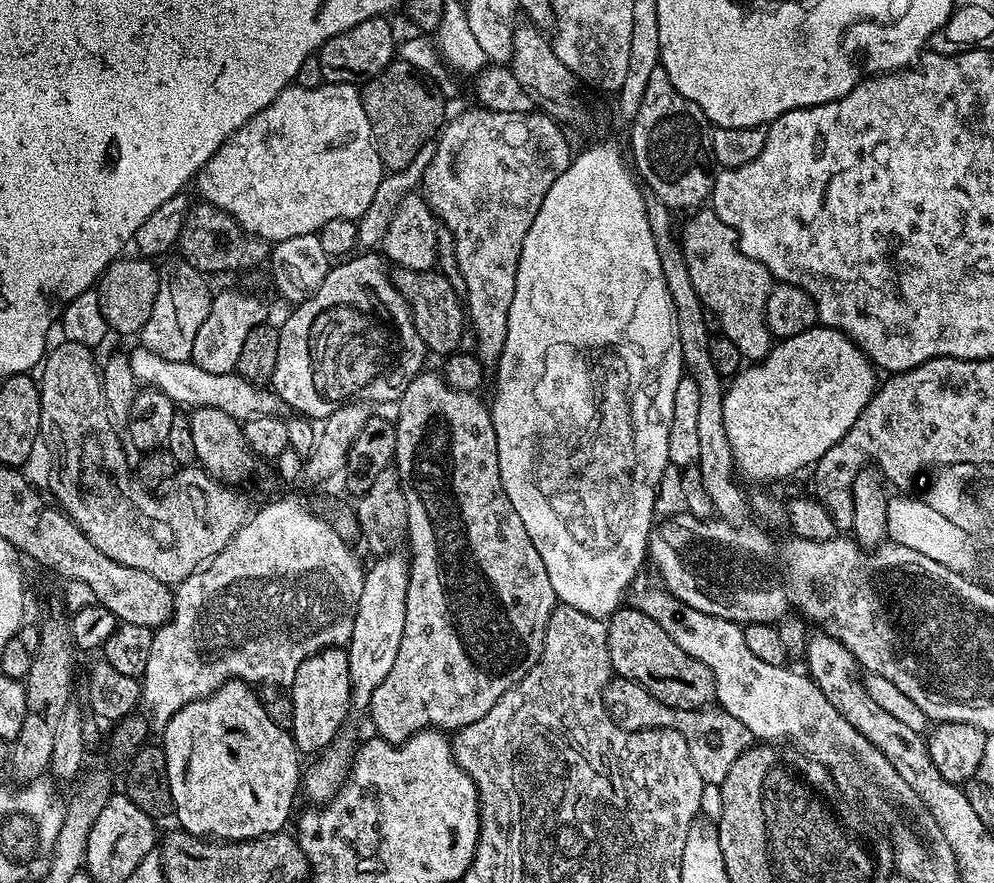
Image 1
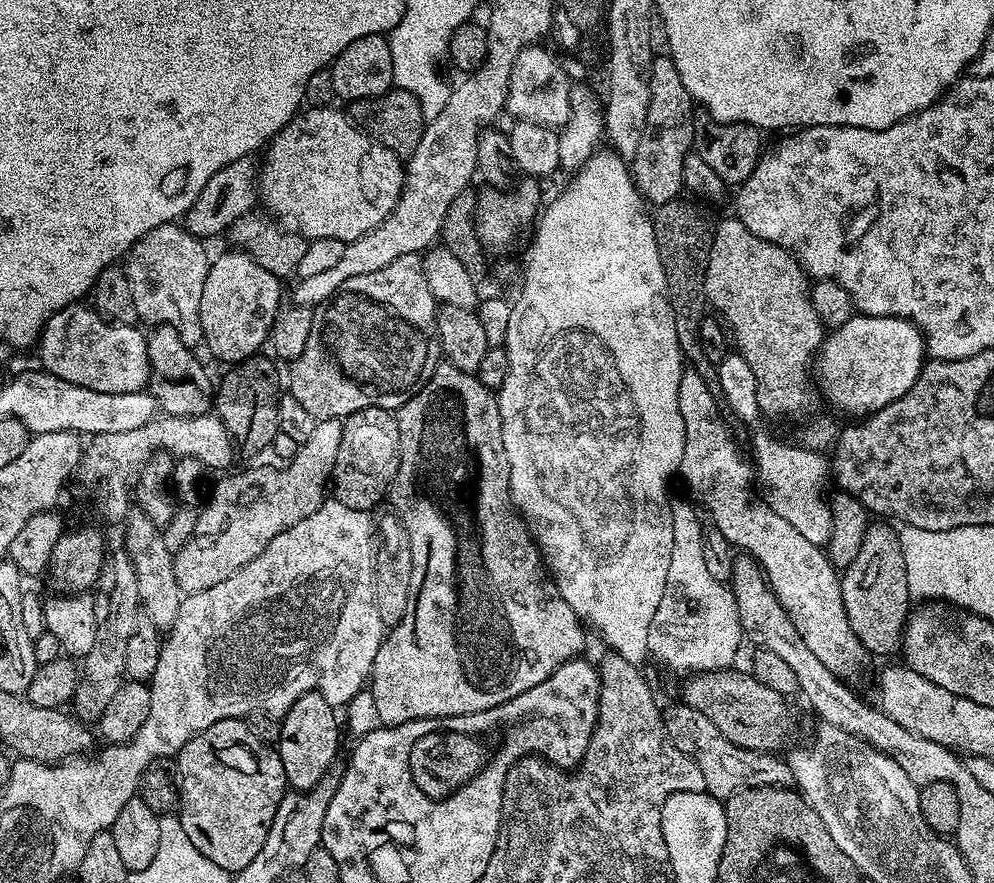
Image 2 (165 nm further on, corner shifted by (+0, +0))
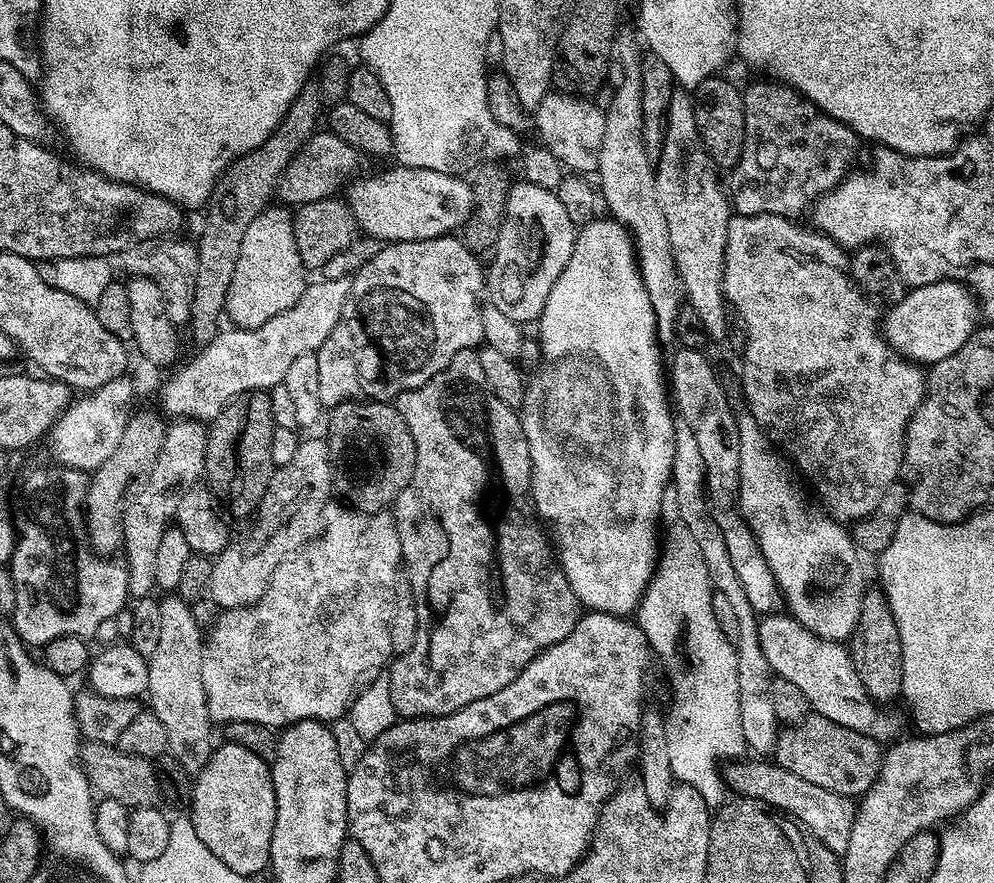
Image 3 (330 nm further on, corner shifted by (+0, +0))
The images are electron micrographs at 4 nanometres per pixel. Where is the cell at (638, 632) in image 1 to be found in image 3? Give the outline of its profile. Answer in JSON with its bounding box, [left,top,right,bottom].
[774,714,882,798]

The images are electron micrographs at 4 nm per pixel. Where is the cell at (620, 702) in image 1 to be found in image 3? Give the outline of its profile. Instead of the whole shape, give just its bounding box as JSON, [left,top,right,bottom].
[722,758,857,854]

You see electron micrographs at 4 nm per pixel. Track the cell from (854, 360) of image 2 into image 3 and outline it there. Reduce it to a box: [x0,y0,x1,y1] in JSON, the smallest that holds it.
[882,280,978,366]

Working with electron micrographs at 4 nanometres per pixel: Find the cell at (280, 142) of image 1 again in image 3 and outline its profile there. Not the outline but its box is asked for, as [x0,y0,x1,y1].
[346,166,473,242]

